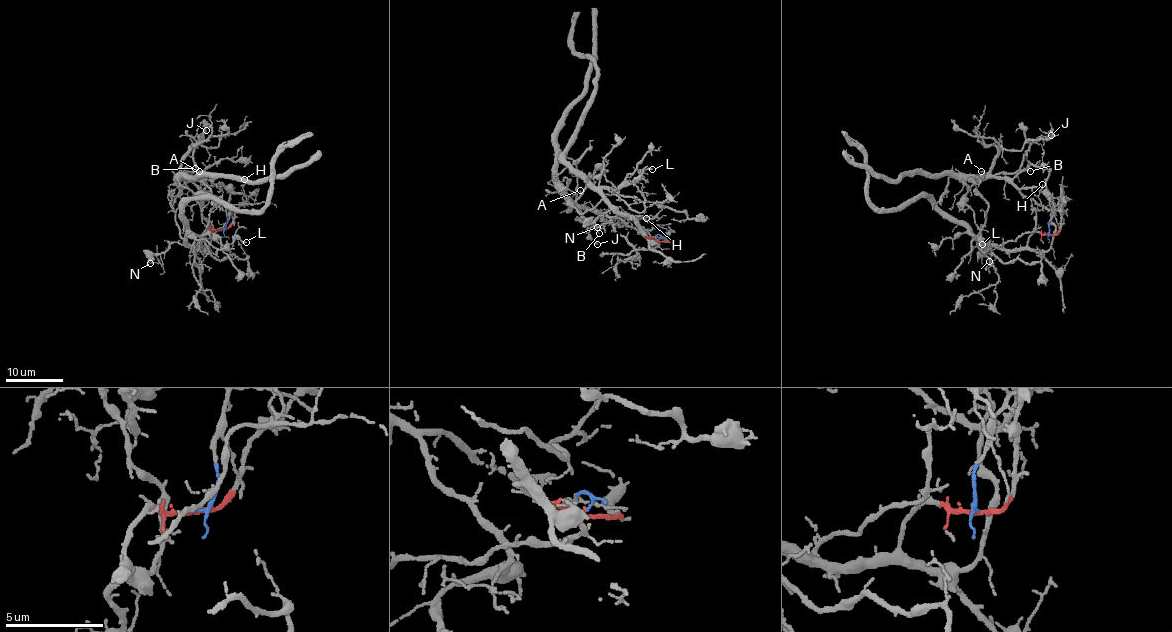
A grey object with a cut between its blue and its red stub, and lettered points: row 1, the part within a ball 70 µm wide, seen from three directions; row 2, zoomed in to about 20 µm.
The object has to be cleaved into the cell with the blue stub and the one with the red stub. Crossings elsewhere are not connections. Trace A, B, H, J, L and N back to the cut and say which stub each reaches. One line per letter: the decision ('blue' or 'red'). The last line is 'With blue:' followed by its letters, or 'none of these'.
A: blue
B: blue
H: red
J: blue
L: red
N: red
With blue: A, B, J

